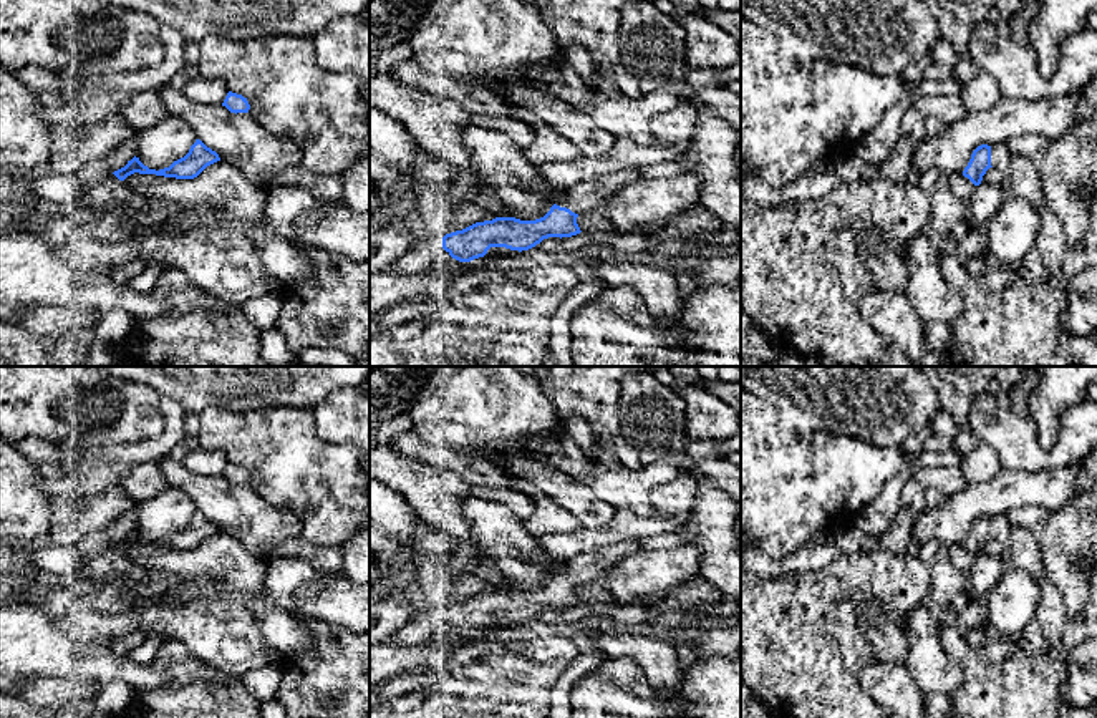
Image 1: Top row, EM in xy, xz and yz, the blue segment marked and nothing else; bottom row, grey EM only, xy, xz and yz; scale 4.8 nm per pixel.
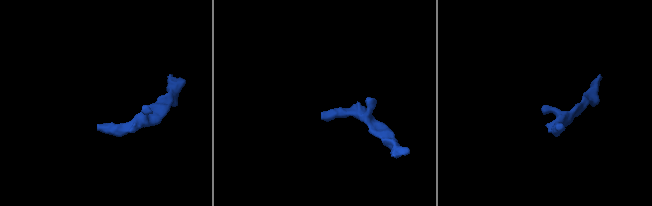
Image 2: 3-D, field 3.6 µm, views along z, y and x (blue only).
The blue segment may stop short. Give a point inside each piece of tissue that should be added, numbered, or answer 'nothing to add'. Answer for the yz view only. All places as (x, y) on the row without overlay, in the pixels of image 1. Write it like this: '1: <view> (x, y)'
nothing to add

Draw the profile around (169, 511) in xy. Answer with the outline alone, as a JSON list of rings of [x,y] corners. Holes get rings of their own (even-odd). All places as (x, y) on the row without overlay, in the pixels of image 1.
[[[174,486],[138,502],[136,507],[136,529],[156,542],[169,539],[174,532],[184,529],[197,511],[192,499]]]

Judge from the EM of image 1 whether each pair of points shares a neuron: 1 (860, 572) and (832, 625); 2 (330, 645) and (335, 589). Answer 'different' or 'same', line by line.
1: same
2: different

